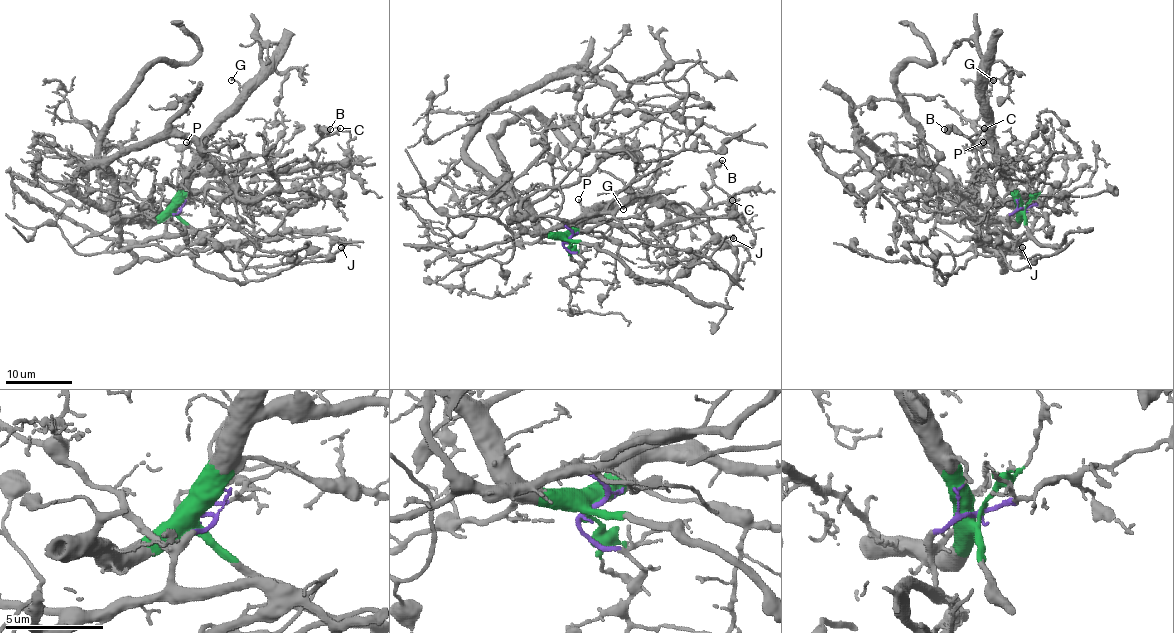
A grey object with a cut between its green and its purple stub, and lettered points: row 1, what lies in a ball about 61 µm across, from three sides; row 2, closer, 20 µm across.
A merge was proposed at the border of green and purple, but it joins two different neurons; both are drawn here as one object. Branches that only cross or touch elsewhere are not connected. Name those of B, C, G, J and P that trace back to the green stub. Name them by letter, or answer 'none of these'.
B, C, G, P

